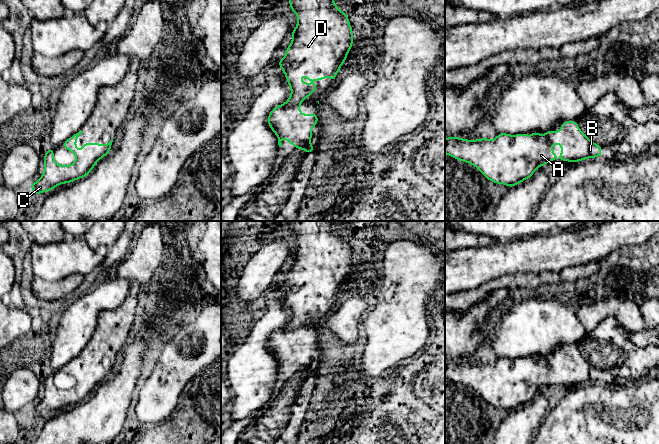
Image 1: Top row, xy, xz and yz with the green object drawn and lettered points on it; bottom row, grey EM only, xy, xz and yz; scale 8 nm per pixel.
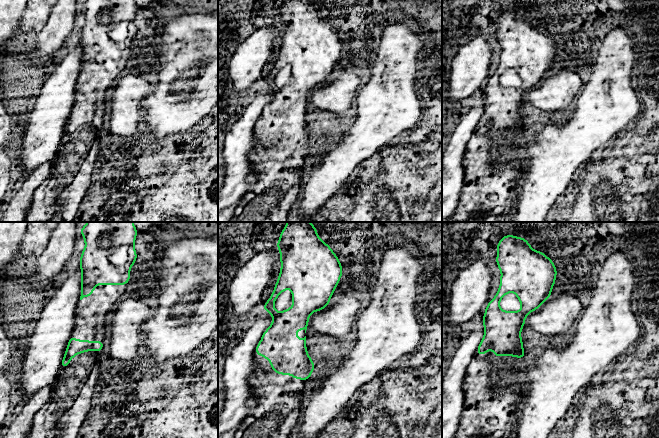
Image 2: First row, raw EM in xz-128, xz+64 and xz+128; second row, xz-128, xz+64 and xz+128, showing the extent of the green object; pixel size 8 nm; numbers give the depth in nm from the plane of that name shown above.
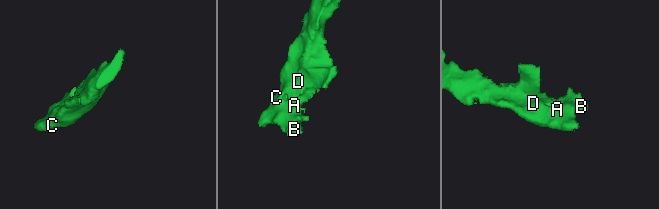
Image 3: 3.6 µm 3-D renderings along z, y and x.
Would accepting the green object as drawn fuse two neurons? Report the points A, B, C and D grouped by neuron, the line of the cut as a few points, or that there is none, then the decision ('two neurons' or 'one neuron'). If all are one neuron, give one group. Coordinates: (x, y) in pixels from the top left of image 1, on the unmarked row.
A B C D; no cut; one neuron

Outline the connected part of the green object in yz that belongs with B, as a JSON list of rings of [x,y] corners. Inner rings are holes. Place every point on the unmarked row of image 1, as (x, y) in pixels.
[[[564,345],[558,356],[548,354],[545,357],[528,356],[510,359],[499,357],[494,364],[481,362],[476,364],[460,361],[445,362],[445,378],[454,383],[475,390],[485,402],[496,408],[514,411],[532,401],[534,395],[553,384],[575,387],[589,382],[600,381],[602,371],[591,365],[579,352],[577,345]],[[553,368],[561,369],[561,381],[557,382]]]

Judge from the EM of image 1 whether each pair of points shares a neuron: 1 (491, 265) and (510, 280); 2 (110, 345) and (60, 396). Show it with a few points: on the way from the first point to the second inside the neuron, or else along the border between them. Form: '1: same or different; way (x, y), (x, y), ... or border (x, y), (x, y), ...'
1: different; border (528, 272), (505, 274), (483, 284)
2: same; way (96, 360), (88, 371), (87, 380), (75, 392)

